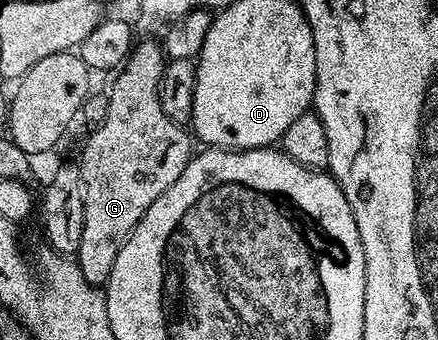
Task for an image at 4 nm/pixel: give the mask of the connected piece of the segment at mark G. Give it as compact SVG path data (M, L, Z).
M140 39L132 47L129 59L118 69L116 80L107 92L108 109L104 121L91 132L92 136L83 148L83 157L77 160L85 202L85 222L81 226L77 263L83 277L96 286L106 285L121 246L130 238L137 222L141 222L145 210L149 210L149 206L153 206L153 202L157 202L157 198L161 198L161 194L181 178L193 155L192 133L186 127L174 124L161 106L159 87L163 85L164 67L162 43Z

